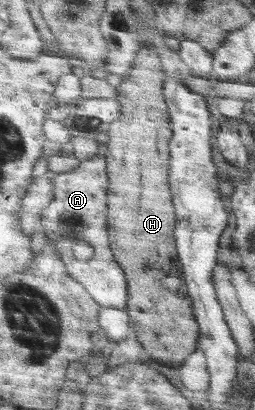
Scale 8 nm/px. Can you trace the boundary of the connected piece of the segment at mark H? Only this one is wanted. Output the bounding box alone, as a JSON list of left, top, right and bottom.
[107,46,201,369]

